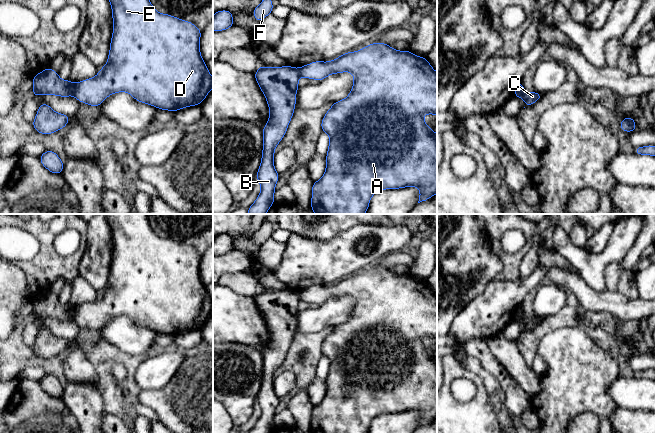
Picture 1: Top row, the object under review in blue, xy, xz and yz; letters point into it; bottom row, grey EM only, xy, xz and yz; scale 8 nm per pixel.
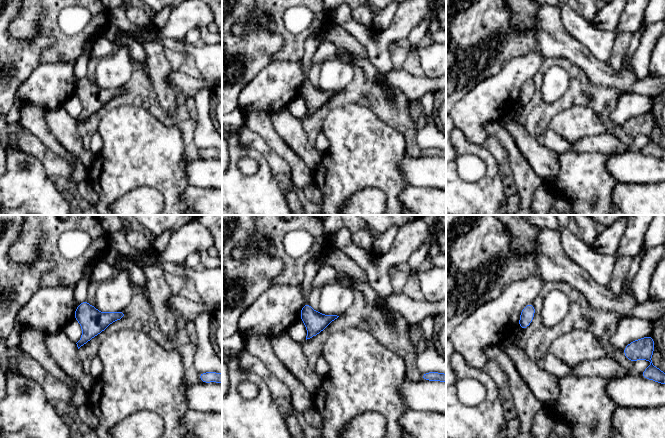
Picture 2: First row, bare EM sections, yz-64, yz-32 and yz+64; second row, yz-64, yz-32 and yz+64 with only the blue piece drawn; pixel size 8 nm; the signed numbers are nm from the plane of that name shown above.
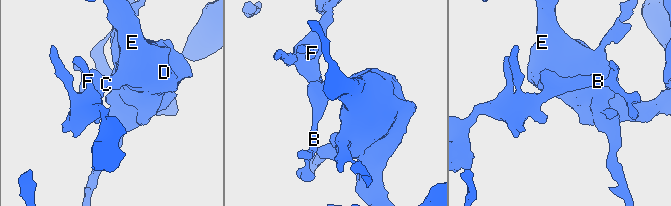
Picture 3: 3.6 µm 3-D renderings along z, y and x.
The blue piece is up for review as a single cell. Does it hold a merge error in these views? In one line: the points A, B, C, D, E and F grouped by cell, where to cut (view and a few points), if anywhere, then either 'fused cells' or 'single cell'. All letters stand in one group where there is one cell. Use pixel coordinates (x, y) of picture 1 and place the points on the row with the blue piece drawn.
groups A D E / B C F; cut yz (519, 82), (521, 97); fused cells

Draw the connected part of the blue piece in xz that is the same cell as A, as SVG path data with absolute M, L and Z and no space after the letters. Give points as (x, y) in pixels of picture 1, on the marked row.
M372 43L363 49L355 52L347 52L335 60L329 62L314 61L310 64L298 68L301 77L321 81L330 74L342 72L351 72L354 77L354 83L349 95L332 104L321 122L322 132L329 135L330 142L326 155L326 170L319 181L313 182L311 209L315 214L365 214L368 211L371 197L378 191L385 189L399 189L405 187L418 187L420 189L419 201L426 201L437 193L437 134L425 123L423 117L425 114L434 114L437 116L437 72L429 64L427 58L414 55L407 51L392 49L386 43Z

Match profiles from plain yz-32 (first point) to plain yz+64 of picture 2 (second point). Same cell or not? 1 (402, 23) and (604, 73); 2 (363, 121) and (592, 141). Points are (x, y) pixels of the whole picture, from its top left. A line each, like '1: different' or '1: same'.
1: different
2: different

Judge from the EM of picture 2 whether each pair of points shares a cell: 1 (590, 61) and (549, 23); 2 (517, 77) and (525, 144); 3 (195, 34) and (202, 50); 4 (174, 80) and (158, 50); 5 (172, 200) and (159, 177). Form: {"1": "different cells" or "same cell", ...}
{"1": "same cell", "2": "different cells", "3": "different cells", "4": "different cells", "5": "same cell"}

